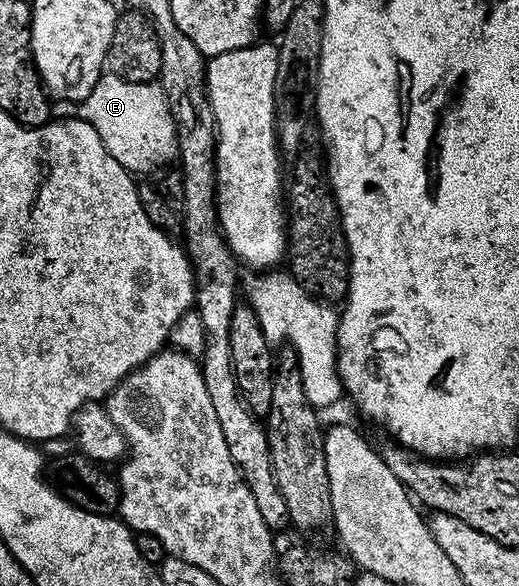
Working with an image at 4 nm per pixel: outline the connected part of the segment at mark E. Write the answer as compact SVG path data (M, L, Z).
M111 73L101 74L78 110L79 118L98 129L110 157L130 173L152 171L177 158L176 125L159 82L135 83Z

